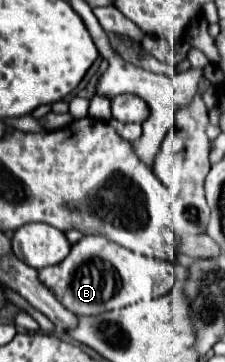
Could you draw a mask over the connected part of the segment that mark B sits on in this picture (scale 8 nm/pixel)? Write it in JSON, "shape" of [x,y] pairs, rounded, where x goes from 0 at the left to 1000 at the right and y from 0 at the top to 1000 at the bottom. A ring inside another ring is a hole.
{"shape":[[[391,649],[320,677],[302,710],[240,738],[169,749],[178,776],[320,859],[329,870],[444,870],[462,859],[542,854],[631,826],[738,815],[782,782],[773,727],[604,704],[462,655]]]}

